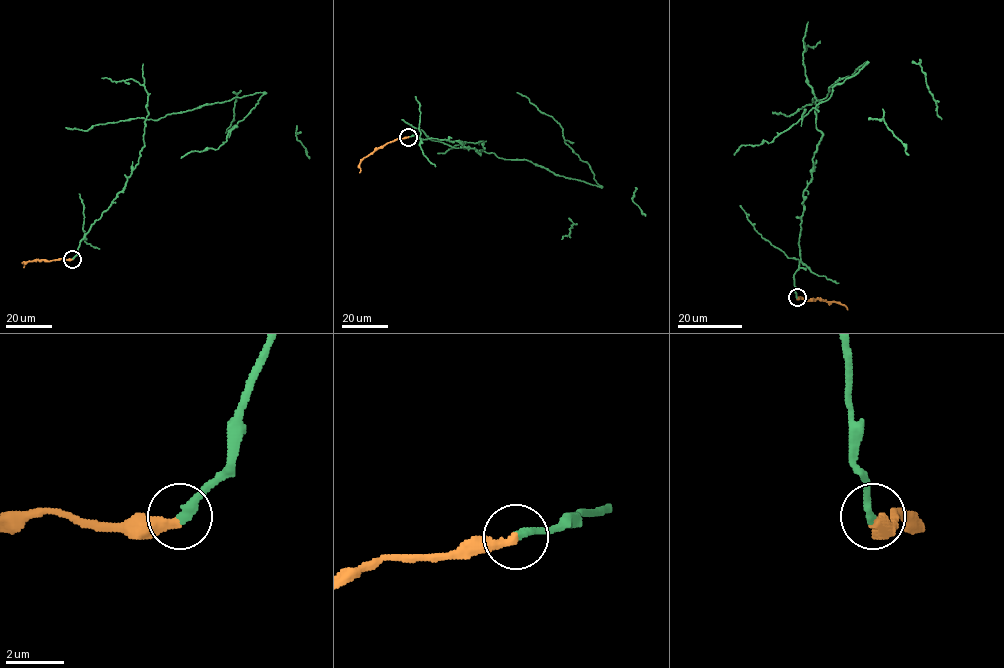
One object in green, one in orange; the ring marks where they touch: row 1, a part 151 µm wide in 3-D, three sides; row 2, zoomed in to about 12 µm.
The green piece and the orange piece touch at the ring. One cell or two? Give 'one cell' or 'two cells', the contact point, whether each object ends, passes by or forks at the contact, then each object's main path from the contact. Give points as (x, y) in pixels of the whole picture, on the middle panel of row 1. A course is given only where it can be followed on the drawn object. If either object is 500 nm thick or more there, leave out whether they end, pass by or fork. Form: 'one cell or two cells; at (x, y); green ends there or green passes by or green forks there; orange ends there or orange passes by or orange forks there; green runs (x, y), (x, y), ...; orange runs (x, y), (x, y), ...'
two cells; at (408, 137); green ends there; orange ends there; green runs (408, 136), (461, 141), (480, 155), (526, 159), (599, 187), (559, 124), (517, 92); orange runs (408, 136), (376, 148), (360, 162), (359, 172)

